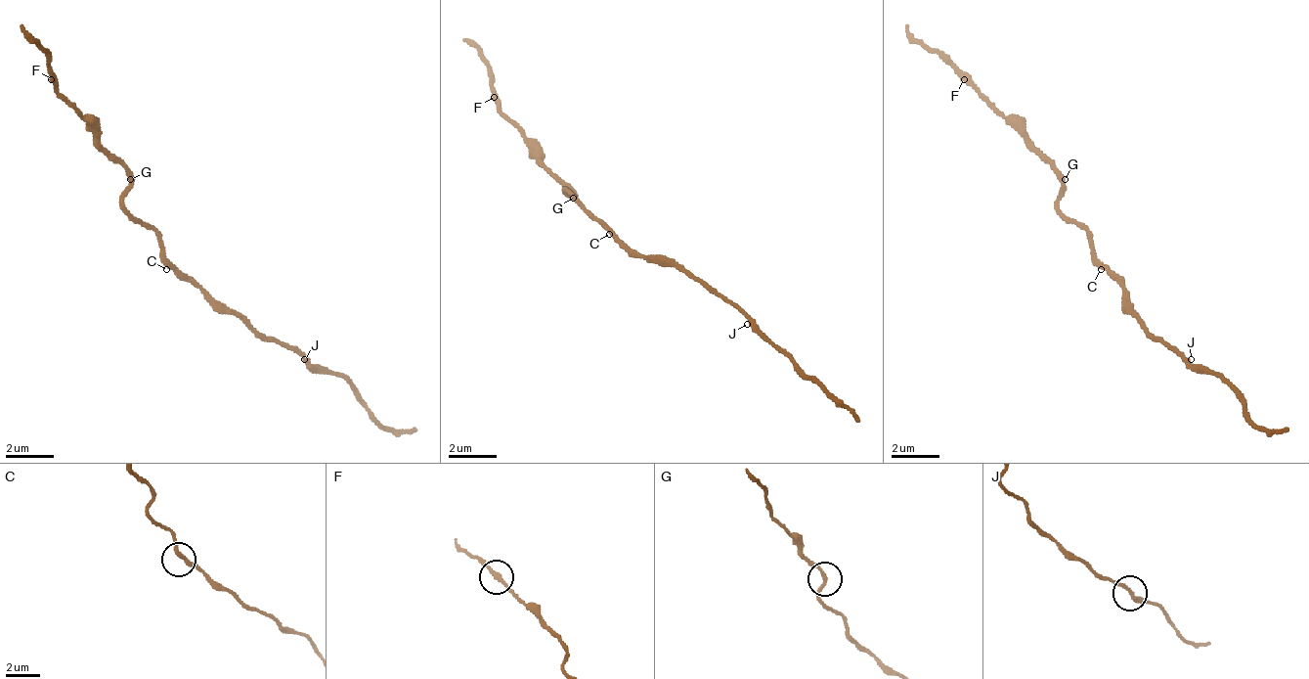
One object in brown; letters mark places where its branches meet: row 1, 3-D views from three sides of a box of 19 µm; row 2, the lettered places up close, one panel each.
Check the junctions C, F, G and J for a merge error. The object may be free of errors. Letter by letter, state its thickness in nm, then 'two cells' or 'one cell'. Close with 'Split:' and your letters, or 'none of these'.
C: calibre 200 nm; one cell
F: calibre 190 nm; one cell
G: calibre 190 nm; one cell
J: calibre 200 nm; one cell
Split: none of these

